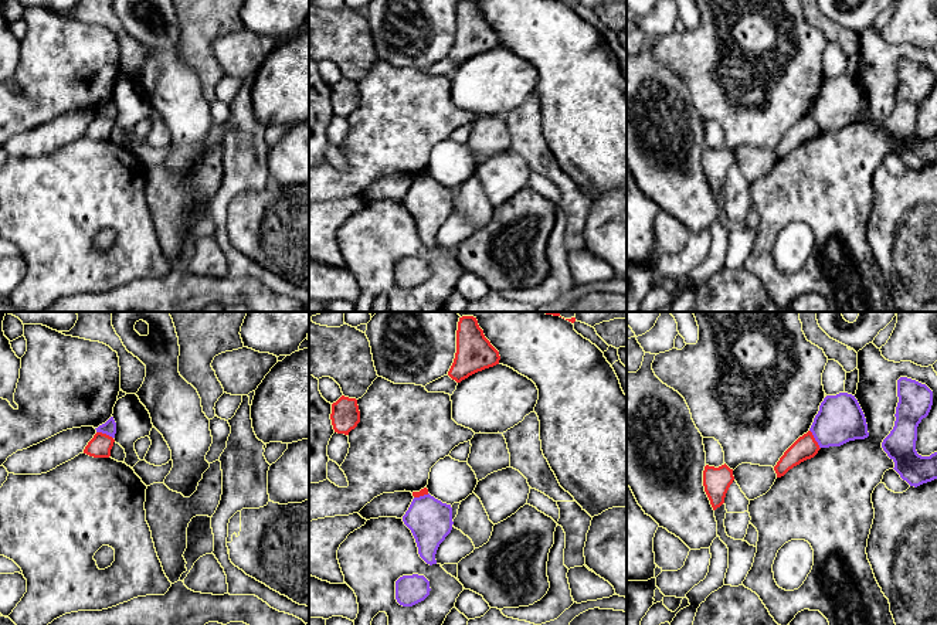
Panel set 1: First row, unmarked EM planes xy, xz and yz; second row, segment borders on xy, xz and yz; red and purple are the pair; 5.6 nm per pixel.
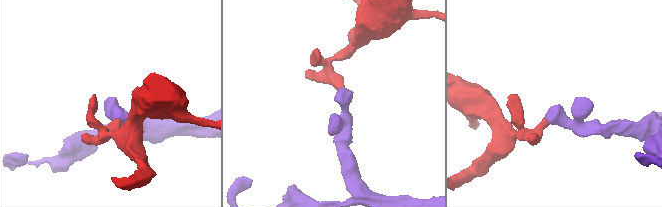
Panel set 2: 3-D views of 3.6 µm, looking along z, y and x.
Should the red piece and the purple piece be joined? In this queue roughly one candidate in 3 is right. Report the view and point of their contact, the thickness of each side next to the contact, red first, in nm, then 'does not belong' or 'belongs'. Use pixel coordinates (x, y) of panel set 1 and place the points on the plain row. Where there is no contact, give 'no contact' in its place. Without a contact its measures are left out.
yz (814, 122) | 140/260 nm | does not belong

